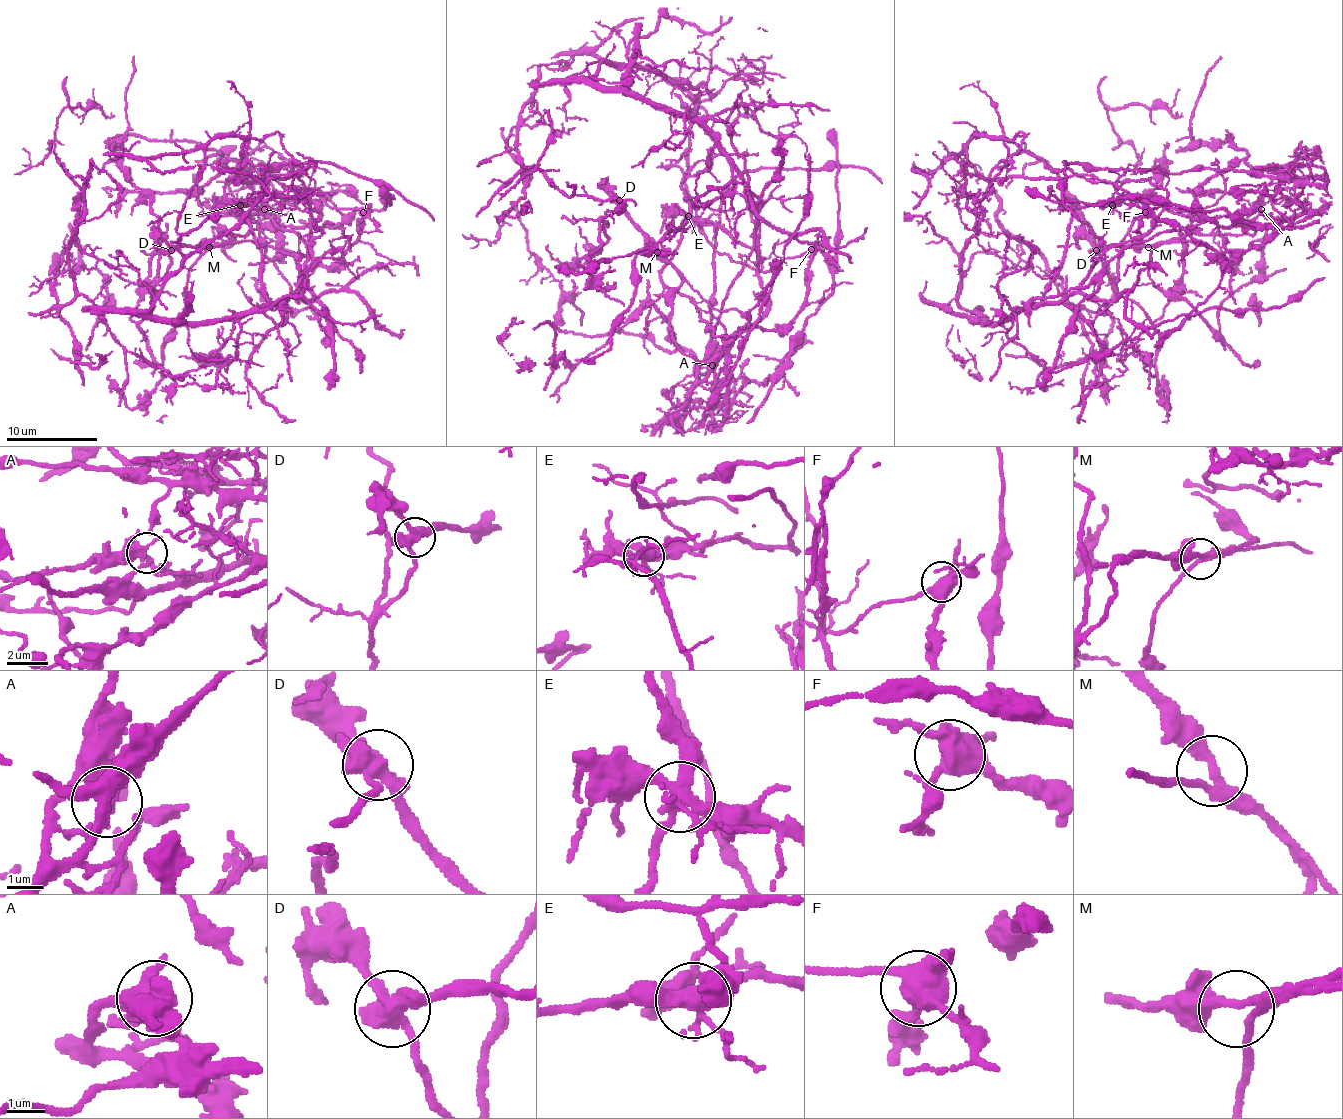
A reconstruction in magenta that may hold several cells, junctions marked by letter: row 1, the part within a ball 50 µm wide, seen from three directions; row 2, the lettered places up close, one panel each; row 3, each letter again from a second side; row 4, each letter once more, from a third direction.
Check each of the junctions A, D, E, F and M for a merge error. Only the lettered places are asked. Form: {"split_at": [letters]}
{"split_at": ["D", "E", "F"]}

